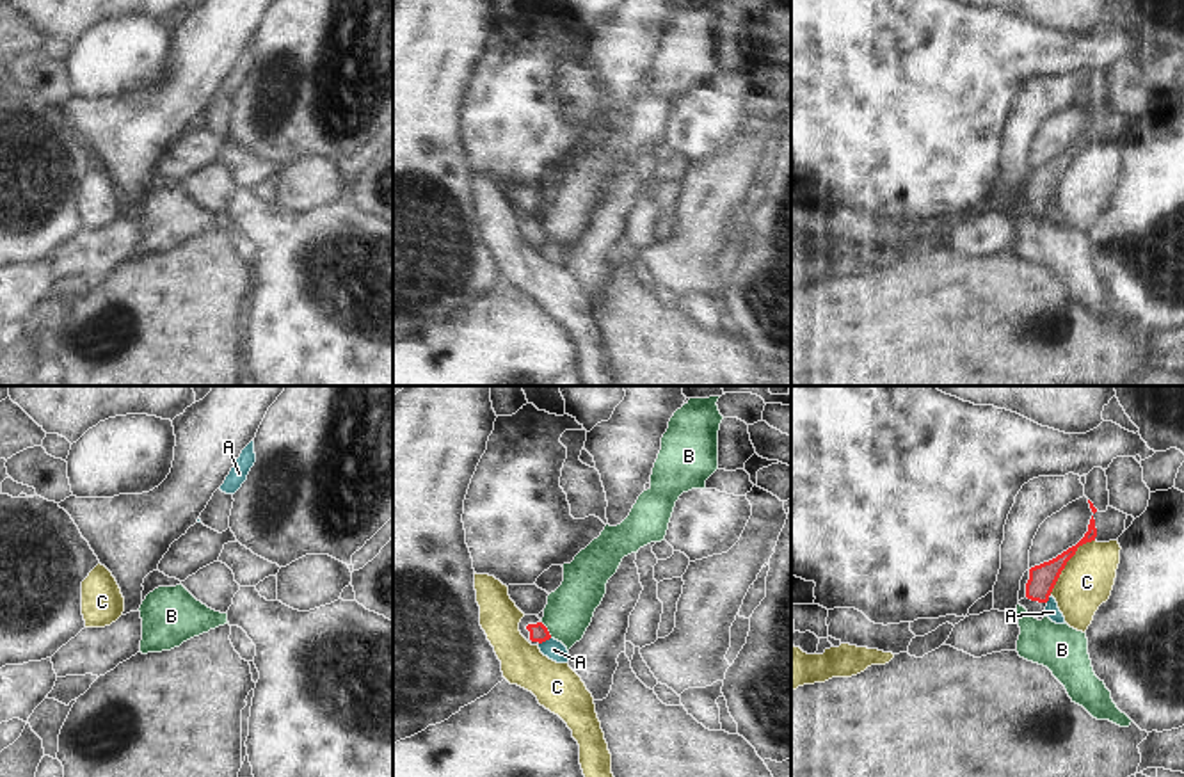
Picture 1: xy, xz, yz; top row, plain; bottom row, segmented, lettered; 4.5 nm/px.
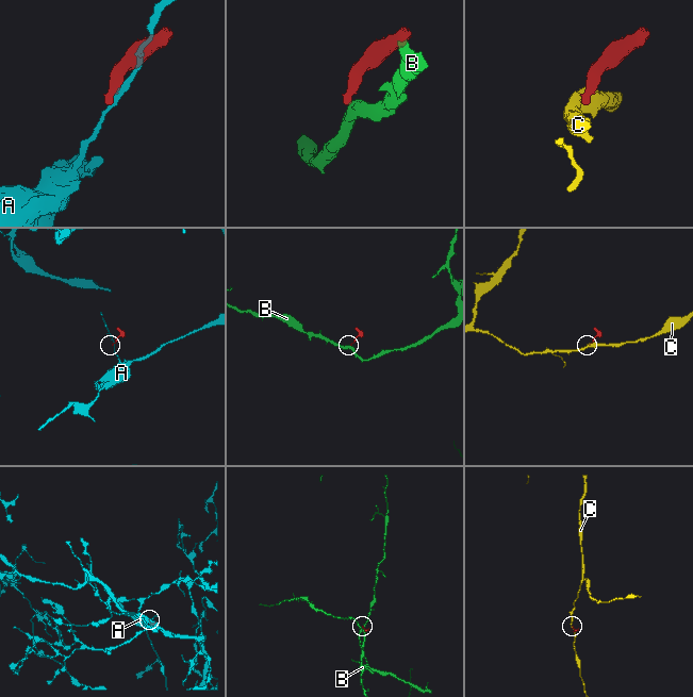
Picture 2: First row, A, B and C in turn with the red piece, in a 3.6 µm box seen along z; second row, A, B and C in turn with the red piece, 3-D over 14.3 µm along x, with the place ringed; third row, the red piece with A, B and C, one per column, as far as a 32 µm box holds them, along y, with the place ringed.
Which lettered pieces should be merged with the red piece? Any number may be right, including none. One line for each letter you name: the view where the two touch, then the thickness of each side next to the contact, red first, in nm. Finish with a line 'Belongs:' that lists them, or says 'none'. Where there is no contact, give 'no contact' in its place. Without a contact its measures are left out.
Belongs: none

